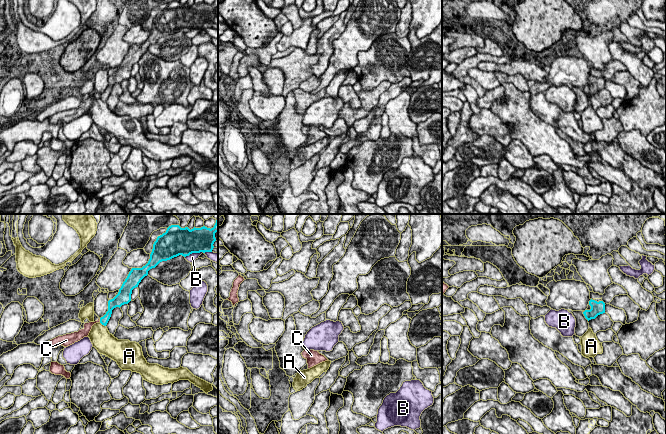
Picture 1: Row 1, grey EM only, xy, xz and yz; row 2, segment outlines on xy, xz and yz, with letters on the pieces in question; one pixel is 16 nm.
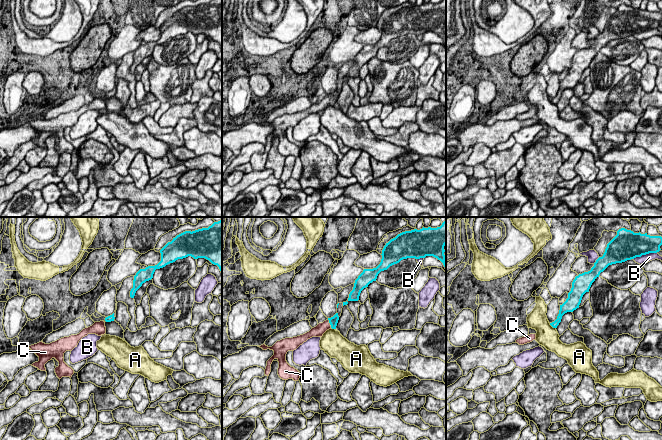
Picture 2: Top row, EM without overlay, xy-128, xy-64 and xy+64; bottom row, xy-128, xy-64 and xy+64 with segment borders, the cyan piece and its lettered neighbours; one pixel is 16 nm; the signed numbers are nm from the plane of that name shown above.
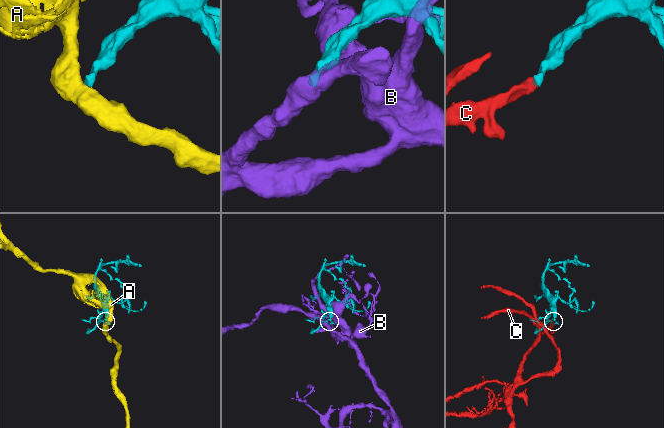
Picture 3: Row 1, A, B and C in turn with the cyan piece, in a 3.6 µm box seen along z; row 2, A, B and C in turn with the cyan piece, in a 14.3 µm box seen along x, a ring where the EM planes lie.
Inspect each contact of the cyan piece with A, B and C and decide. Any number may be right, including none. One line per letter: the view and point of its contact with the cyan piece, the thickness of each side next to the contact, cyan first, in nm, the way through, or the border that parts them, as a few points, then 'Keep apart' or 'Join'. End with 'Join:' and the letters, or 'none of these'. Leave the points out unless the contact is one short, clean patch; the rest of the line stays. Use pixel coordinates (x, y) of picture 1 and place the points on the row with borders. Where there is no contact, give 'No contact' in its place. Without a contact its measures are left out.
A: Touches cyan at xy (102, 324). Thickness 130 nm (cyan) against 320 nm. Boundary: xy (99, 322), (105, 326). Keep apart
B: Touches cyan at xy (198, 252). Thickness 400 nm (cyan) against 130 nm. Keep apart
C: Touches cyan at xy (100, 320). Thickness 130 nm (cyan) against 130 nm. Path across: xy (104, 320), (100, 320), (87, 326). Join
Join: C

